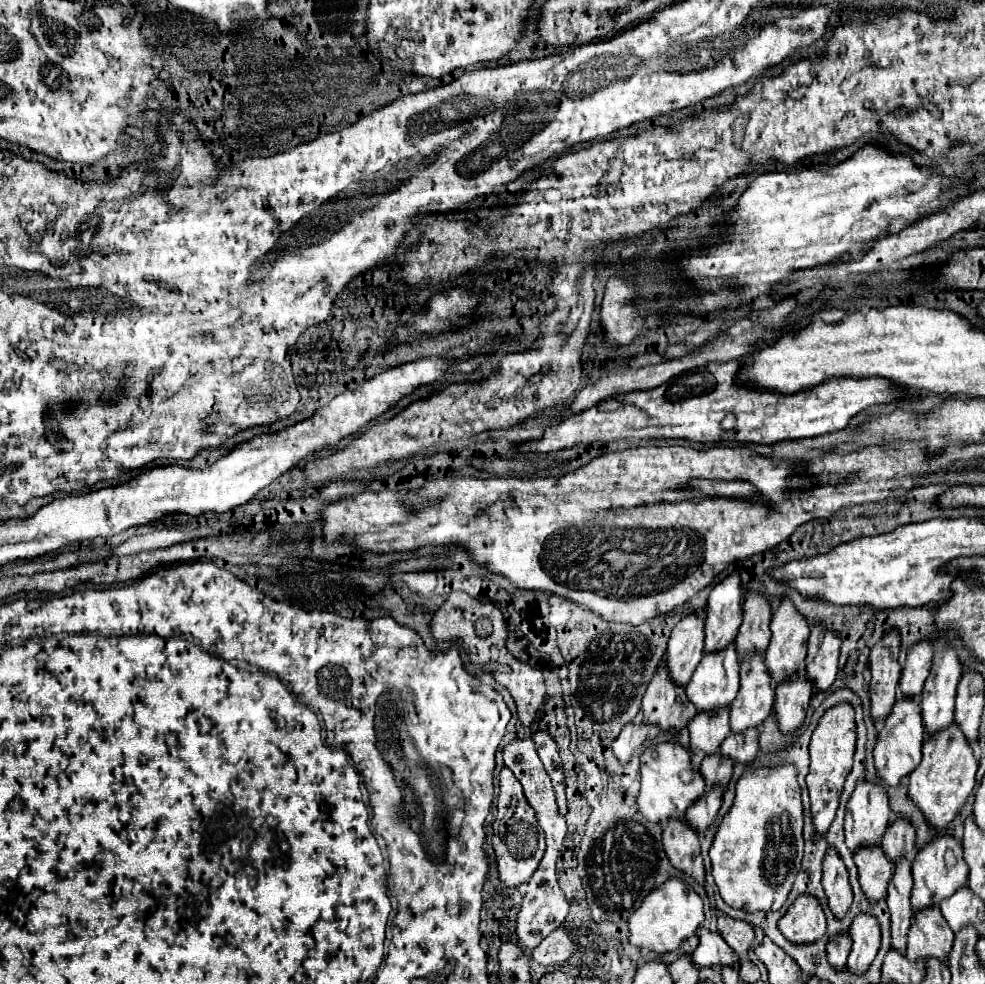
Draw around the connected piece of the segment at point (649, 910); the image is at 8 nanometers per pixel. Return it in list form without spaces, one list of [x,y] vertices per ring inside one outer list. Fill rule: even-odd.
[[[678,878],[666,880],[660,888],[656,888],[656,892],[650,892],[650,896],[644,898],[640,908],[628,918],[628,930],[630,930],[628,944],[640,950],[652,950],[656,954],[672,952],[686,938],[696,934],[702,922],[704,922],[704,914],[702,914],[700,896]]]

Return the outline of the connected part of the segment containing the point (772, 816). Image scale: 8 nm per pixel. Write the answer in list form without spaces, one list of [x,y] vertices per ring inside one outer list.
[[[796,768],[746,772],[736,784],[736,798],[710,846],[712,876],[722,900],[744,912],[780,910],[794,886],[802,860],[802,800]]]

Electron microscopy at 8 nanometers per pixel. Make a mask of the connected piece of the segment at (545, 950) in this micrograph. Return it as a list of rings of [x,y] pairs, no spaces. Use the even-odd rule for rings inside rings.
[[[558,928],[552,934],[548,934],[534,950],[532,950],[532,960],[542,964],[542,966],[550,966],[550,964],[558,964],[562,960],[568,960],[572,956],[572,940],[568,936],[566,930]]]

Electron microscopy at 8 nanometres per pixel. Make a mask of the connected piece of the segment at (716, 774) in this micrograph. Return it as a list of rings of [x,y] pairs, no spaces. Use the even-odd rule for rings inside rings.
[[[706,756],[700,766],[700,774],[706,780],[708,788],[718,786],[720,790],[726,790],[732,776],[732,764],[720,756]]]

